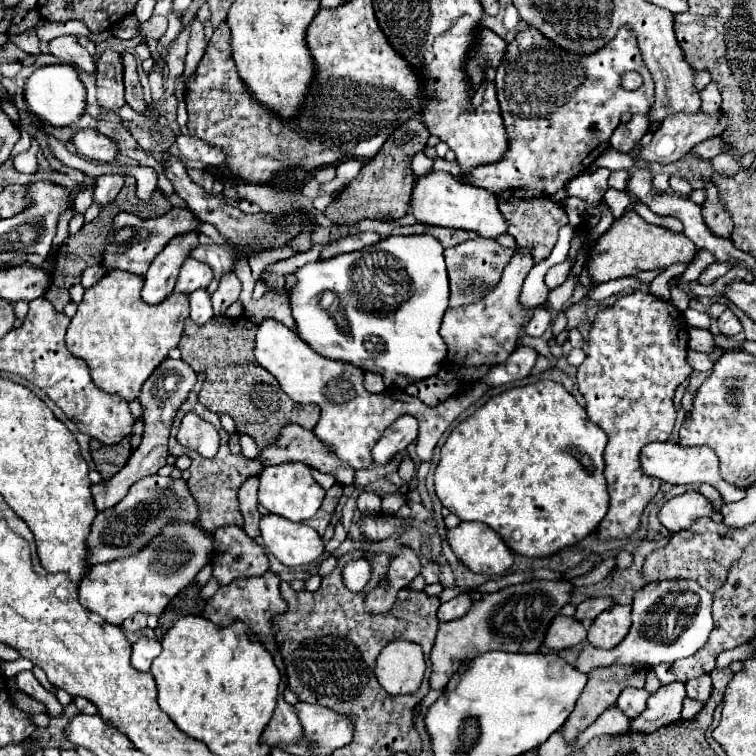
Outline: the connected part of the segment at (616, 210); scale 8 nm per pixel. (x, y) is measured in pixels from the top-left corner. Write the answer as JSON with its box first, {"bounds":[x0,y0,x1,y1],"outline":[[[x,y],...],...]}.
{"bounds":[604,188,630,218],"outline":[[[610,188],[610,190],[604,194],[604,200],[606,200],[606,204],[610,206],[614,218],[620,218],[620,216],[624,214],[624,210],[628,208],[628,204],[630,204],[628,192],[622,192],[622,190],[616,190],[616,188]]]}

